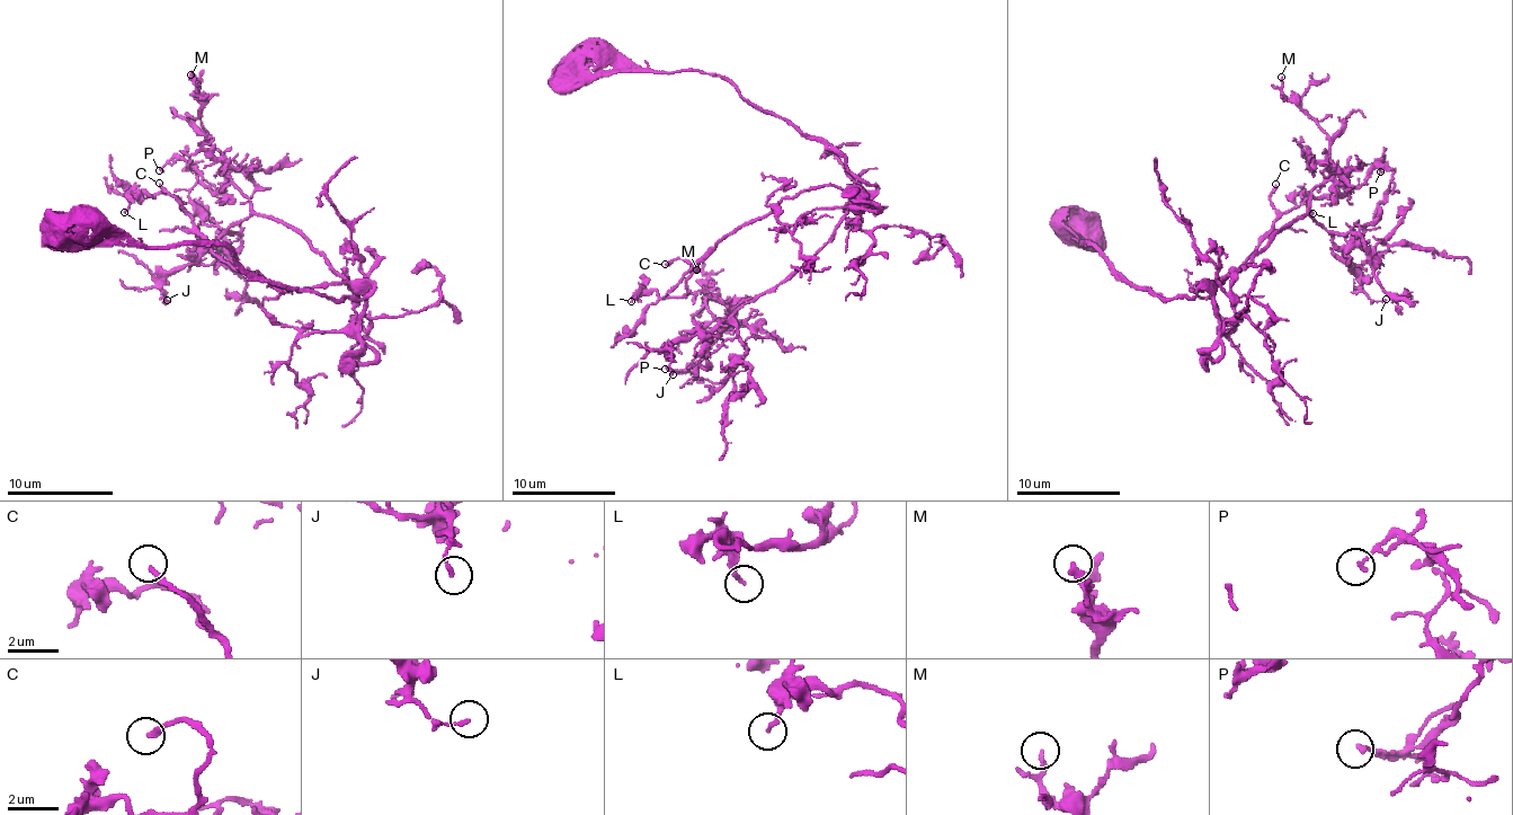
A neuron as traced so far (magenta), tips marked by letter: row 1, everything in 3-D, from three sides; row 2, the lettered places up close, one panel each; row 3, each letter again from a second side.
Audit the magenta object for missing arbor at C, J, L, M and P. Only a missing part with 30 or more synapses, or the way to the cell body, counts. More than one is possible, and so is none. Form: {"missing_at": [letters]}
{"missing_at": ["C"]}

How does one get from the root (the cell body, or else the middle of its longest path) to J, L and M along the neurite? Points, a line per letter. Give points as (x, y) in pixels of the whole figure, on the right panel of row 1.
J: (1091, 226), (1083, 247), (1130, 283), (1192, 299), (1309, 215), (1362, 289), (1386, 299)
L: (1091, 226), (1083, 247), (1130, 283), (1192, 299), (1208, 283), (1198, 283), (1218, 285), (1302, 194), (1313, 213)
M: (1091, 226), (1083, 247), (1166, 299), (1192, 299), (1245, 265), (1333, 174), (1328, 134), (1281, 90), (1281, 77)

